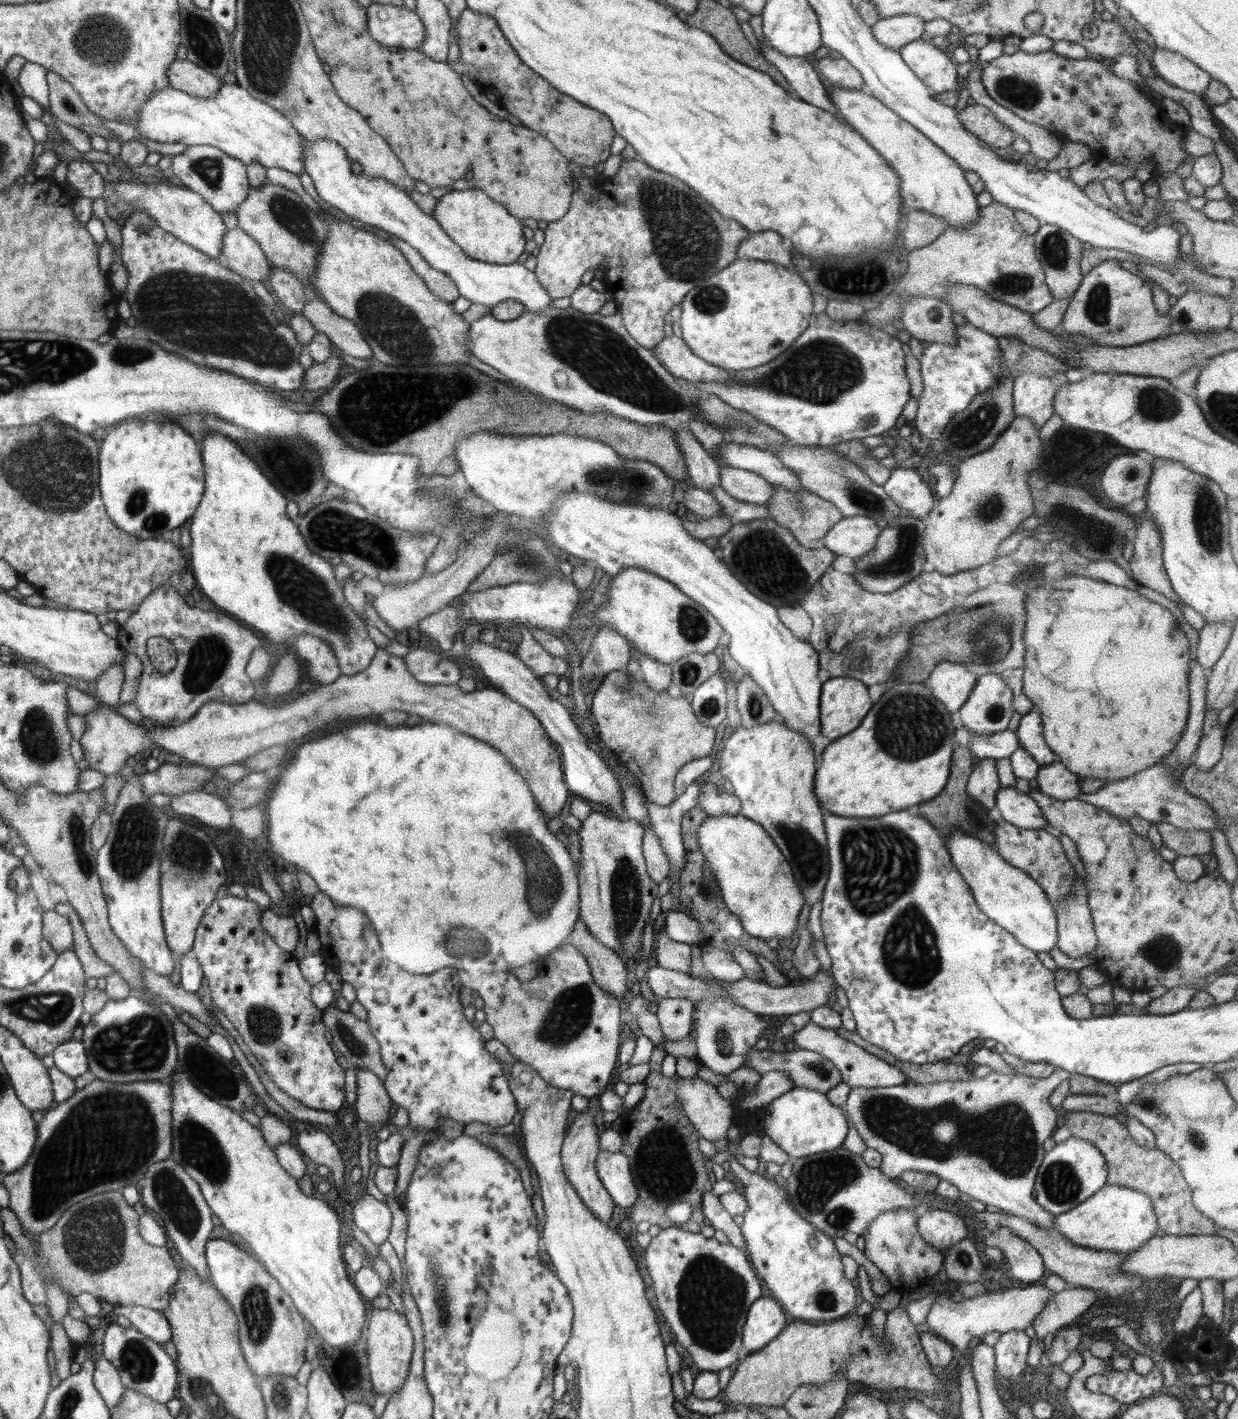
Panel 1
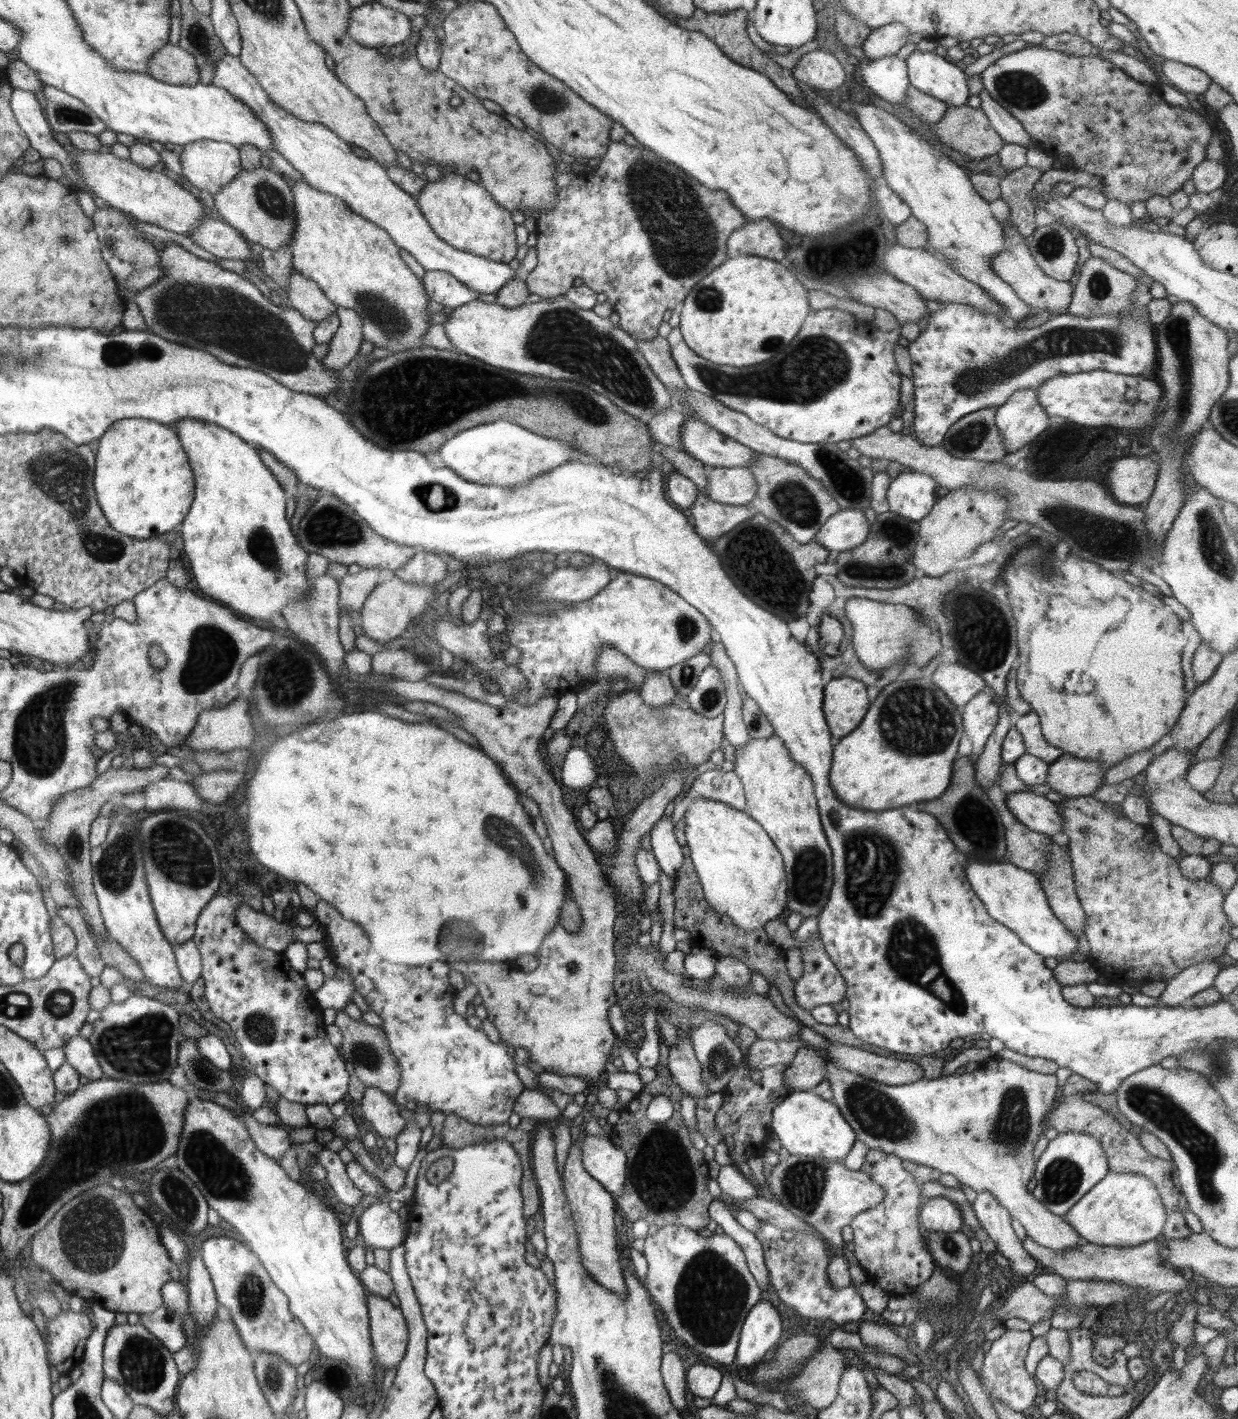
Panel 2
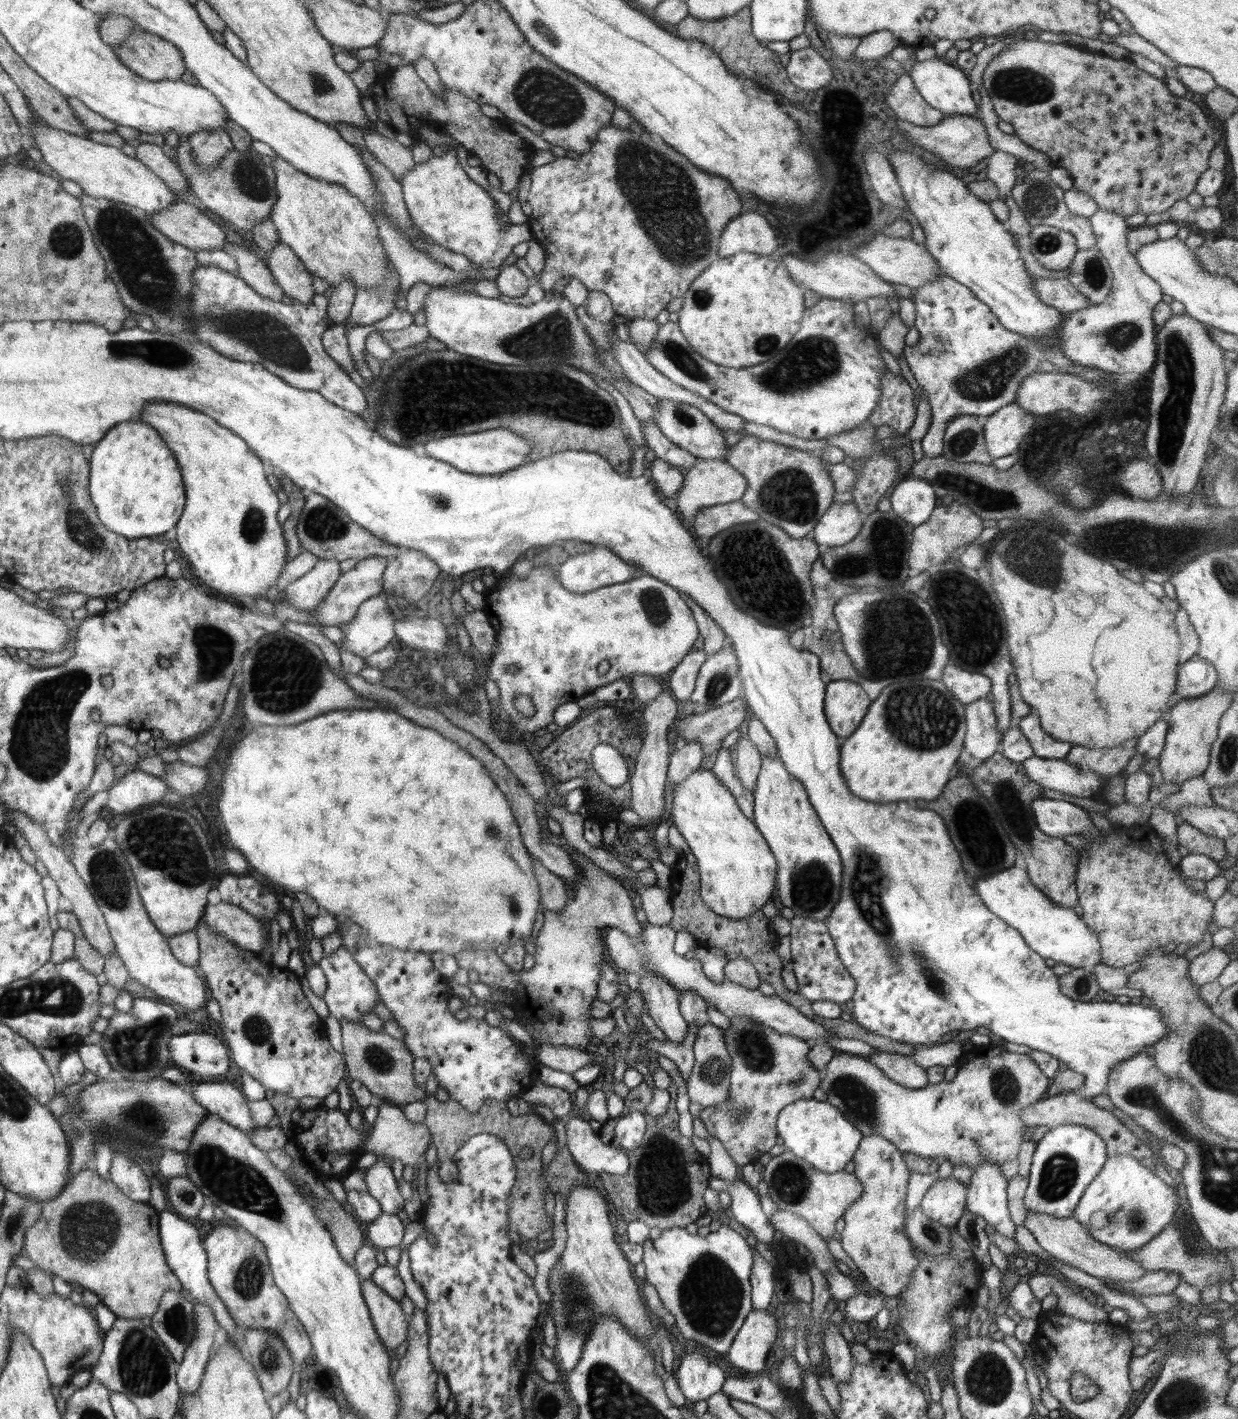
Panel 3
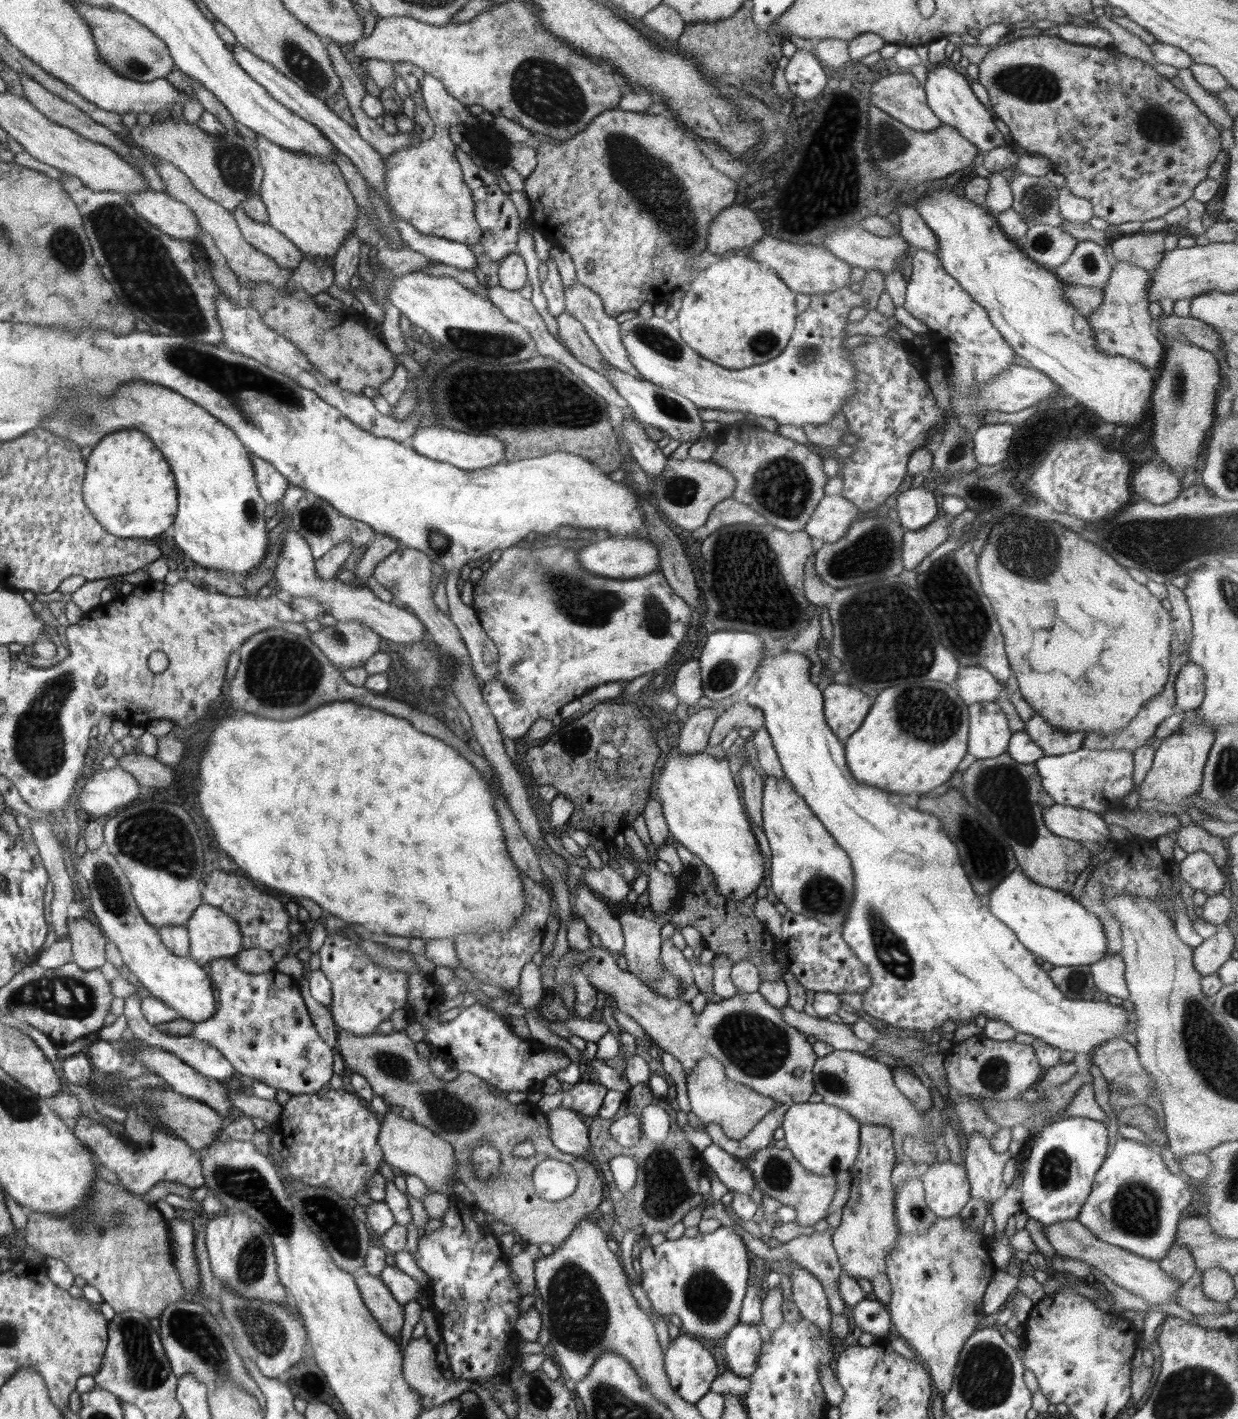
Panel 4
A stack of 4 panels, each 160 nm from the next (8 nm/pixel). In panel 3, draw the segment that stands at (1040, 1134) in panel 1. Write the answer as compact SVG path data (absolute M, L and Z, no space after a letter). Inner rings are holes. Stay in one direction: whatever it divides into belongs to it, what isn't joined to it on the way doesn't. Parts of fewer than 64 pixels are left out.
M993 1043L974 1046L965 1052L958 1061L957 1069L956 1076L951 1081L942 1081L935 1085L928 1083L924 1088L914 1090L900 1086L900 1083L888 1078L867 1058L842 1052L826 1065L820 1086L828 1096L827 1101L860 1130L863 1136L877 1134L890 1141L901 1153L950 1160L953 1165L967 1164L972 1170L983 1160L989 1160L1001 1168L1001 1173L1008 1180L1018 1176L1018 1151L1027 1137L1020 1113L1046 1097L1052 1080L1027 1054L1010 1052L1004 1046L999 1047ZM1026 1211L1023 1225L1032 1232L1038 1244L1056 1260L1070 1267L1079 1269L1086 1274L1100 1278L1110 1279L1114 1282L1132 1282L1142 1278L1148 1271L1140 1263L1130 1259L1126 1252L1110 1247L1095 1238L1073 1216L1068 1218L1056 1218L1049 1214Z

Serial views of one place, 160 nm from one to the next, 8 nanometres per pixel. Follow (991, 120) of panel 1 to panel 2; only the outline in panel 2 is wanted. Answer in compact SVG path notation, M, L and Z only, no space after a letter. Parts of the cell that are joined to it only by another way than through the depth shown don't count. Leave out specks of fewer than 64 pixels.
M970 106L948 107L944 116L933 126L933 131L938 135L938 140L947 144L950 148L961 153L968 154L970 158L984 159L992 156L1005 145L1005 140L991 127L988 117L980 108Z

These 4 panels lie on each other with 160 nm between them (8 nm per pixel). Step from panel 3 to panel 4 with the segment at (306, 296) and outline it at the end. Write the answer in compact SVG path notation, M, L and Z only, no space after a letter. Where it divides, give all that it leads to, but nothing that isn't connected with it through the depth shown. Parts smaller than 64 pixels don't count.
M237 206L232 212L244 240L249 242L258 252L269 256L280 268L295 270L304 258L297 246L272 225L252 220L243 209Z

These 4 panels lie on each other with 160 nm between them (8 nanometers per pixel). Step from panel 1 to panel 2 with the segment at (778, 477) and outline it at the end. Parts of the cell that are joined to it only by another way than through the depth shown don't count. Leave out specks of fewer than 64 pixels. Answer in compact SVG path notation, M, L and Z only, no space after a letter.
M694 415L685 418L680 440L684 450L706 466L747 468L757 460L755 450L724 436Z

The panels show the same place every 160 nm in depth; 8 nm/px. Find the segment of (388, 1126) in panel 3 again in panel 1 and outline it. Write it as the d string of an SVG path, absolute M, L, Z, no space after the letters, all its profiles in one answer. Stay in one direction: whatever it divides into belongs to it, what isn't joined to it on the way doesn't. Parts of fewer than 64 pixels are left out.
M356 1068L357 1099L354 1112L362 1126L380 1122L391 1122L390 1112L393 1101L390 1100L383 1082L372 1071Z

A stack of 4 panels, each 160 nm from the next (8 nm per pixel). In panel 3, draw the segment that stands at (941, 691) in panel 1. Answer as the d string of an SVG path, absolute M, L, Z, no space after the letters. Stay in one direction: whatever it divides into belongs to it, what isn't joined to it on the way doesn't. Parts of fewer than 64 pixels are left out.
M946 666L940 679L956 700L964 704L985 698L991 692L990 678L962 670L959 666Z

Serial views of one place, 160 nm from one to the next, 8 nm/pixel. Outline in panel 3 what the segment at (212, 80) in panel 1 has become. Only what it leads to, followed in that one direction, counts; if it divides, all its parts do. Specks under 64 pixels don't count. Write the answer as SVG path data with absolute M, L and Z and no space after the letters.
M140 27L113 50L130 70L149 81L181 80L187 71L177 46Z

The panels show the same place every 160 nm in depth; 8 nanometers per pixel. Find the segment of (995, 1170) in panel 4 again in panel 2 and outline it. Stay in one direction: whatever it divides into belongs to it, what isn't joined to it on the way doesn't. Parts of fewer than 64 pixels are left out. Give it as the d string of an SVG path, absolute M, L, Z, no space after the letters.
M991 1192L977 1194L971 1205L981 1227L996 1243L997 1251L1012 1263L1013 1271L1023 1277L1040 1271L1037 1260L1031 1257L1024 1242L1014 1233L1010 1211Z

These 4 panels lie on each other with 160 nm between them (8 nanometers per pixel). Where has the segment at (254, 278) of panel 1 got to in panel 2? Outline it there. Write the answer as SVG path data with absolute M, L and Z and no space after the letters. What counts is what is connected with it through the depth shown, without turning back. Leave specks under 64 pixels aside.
M205 216L188 237L218 258L242 260L252 266L247 240L224 220Z

